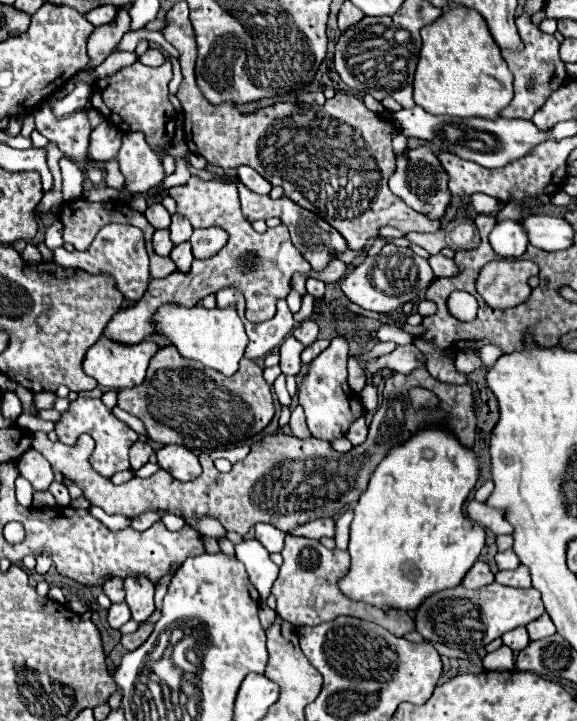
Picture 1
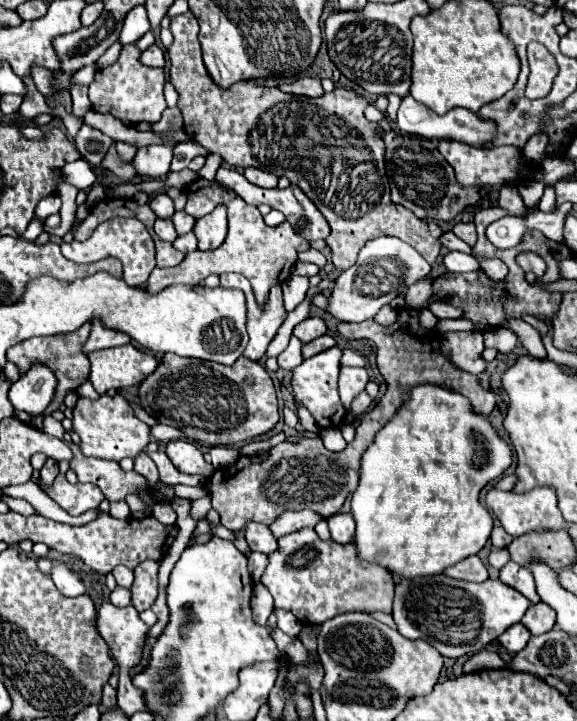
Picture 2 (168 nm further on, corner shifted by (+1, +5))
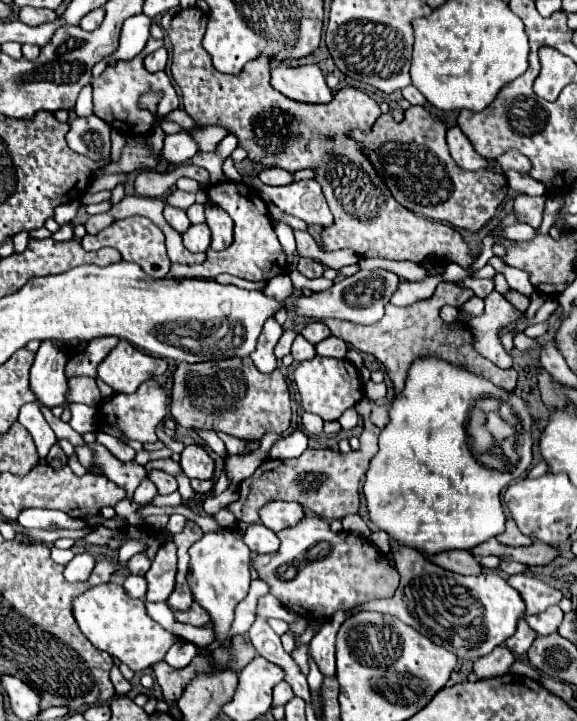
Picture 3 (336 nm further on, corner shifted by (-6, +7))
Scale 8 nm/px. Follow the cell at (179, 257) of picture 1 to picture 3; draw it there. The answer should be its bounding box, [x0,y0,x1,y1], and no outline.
[183,223,211,251]

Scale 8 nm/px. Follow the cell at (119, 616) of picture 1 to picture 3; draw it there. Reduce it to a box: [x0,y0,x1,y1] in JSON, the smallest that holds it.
[123,575,147,599]

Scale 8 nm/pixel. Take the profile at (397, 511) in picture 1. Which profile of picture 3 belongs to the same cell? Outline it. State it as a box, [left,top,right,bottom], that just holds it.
[363,357,533,555]

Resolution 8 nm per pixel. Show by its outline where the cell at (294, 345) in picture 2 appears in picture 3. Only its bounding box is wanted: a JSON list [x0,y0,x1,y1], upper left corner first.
[291,335,317,363]

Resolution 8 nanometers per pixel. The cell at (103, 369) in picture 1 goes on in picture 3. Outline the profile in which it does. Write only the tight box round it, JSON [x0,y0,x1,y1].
[99,341,165,393]

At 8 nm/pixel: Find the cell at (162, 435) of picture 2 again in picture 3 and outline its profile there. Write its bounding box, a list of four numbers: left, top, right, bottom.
[219,433,245,455]

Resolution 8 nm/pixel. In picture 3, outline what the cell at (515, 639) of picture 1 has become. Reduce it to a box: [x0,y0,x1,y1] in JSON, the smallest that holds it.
[505,619,537,655]

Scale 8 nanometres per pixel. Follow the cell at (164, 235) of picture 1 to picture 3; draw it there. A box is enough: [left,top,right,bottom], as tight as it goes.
[165,205,191,233]

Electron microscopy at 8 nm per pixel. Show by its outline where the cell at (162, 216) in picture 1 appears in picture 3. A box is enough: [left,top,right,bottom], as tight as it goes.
[165,189,195,209]

